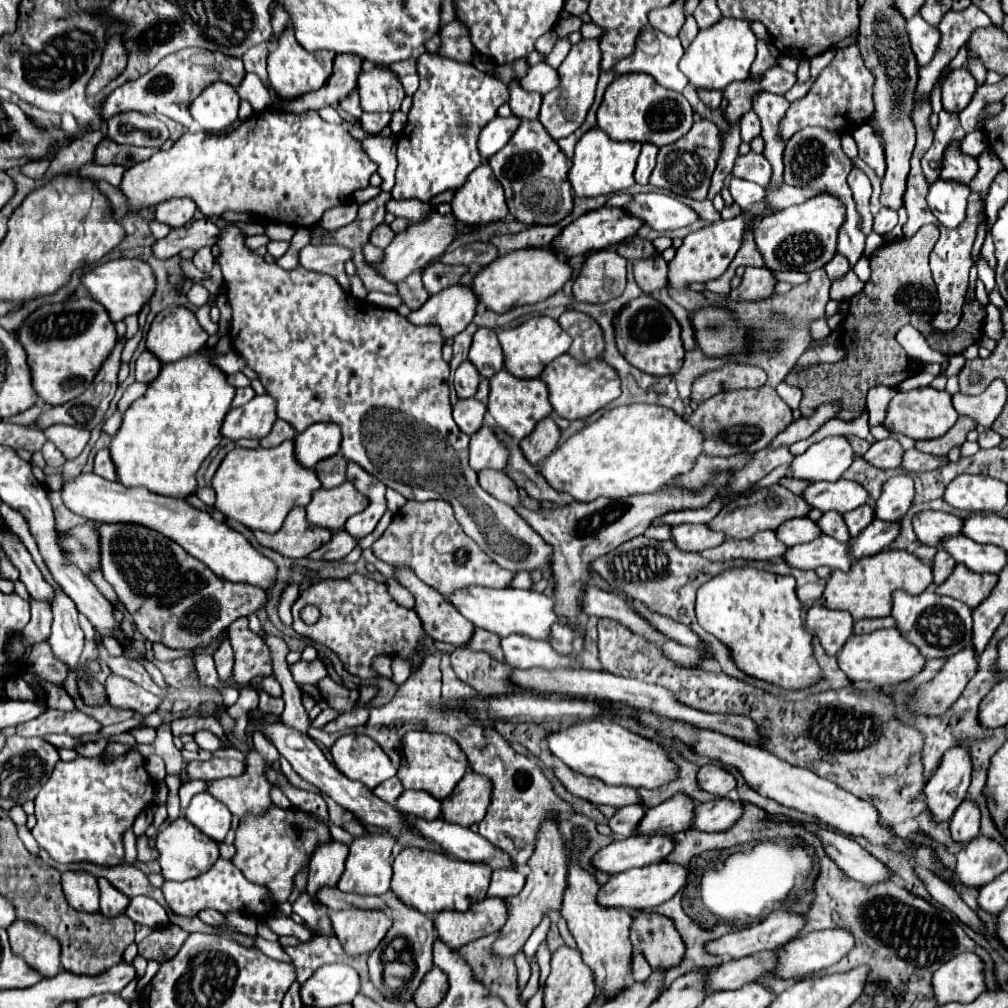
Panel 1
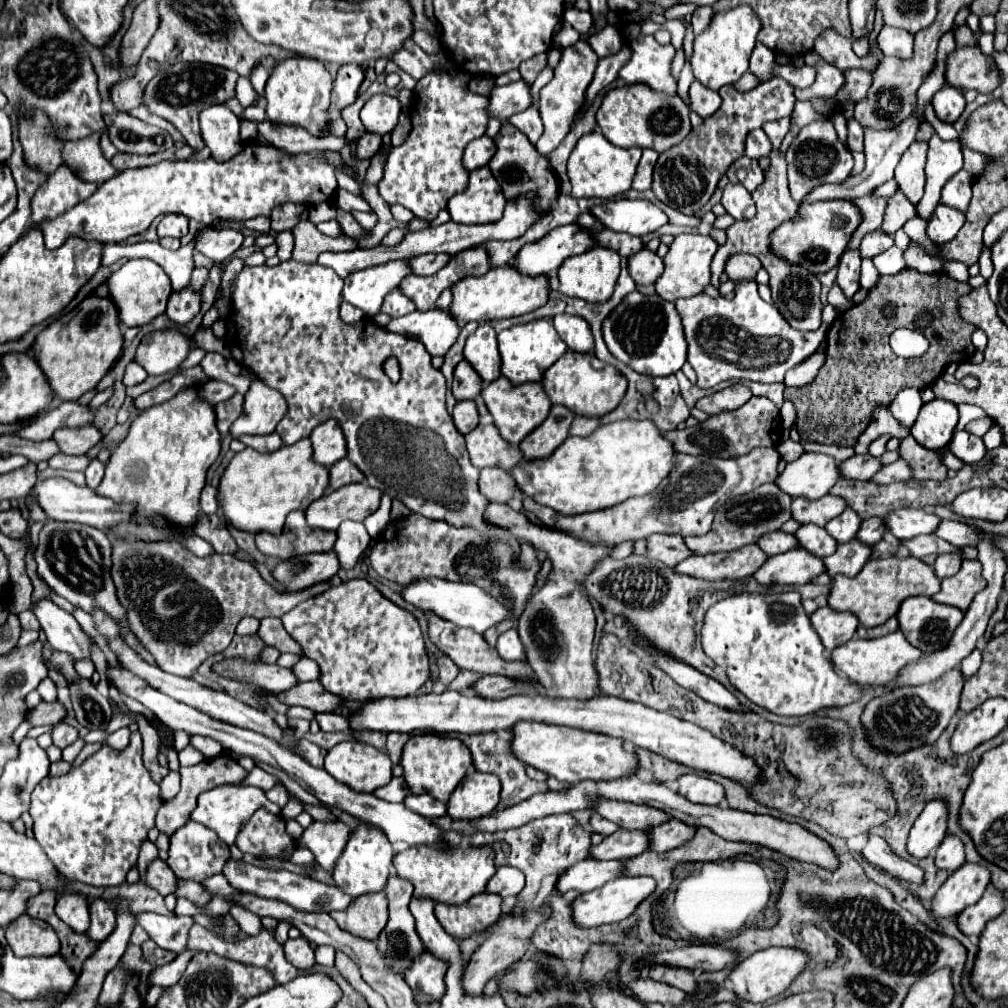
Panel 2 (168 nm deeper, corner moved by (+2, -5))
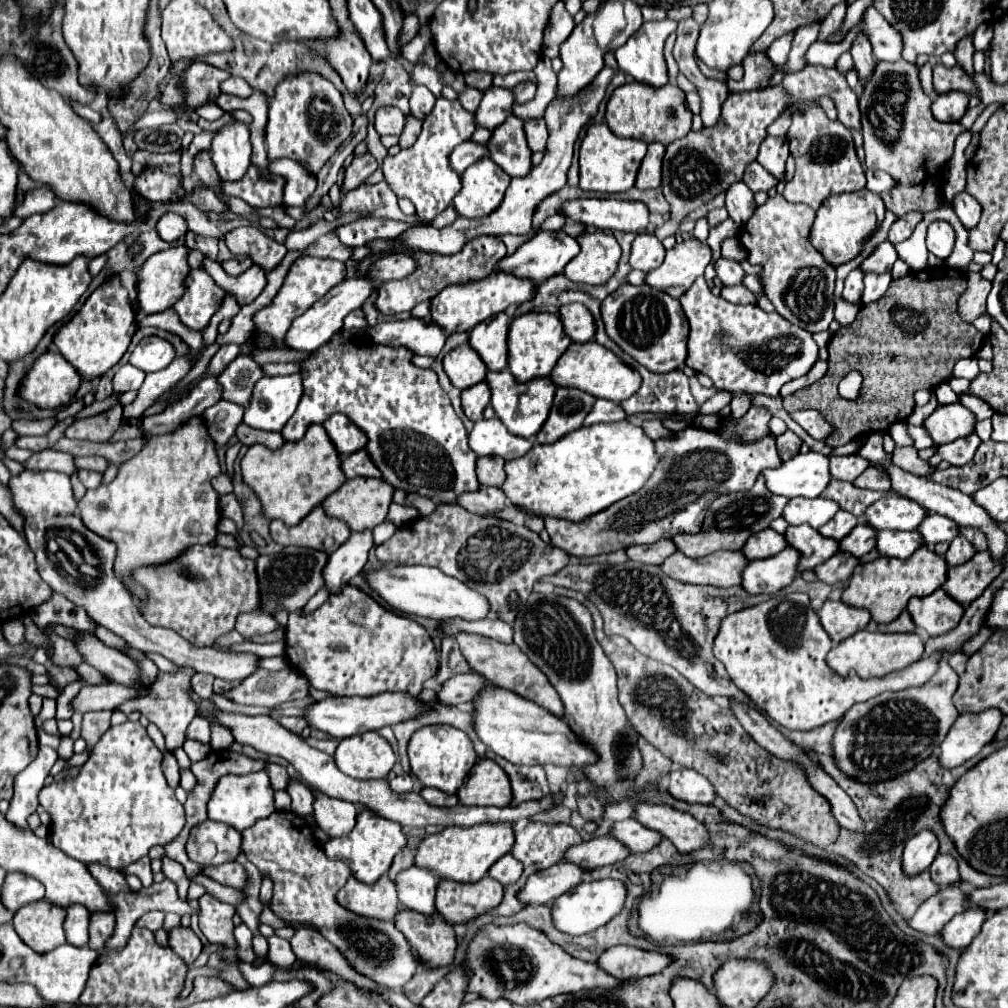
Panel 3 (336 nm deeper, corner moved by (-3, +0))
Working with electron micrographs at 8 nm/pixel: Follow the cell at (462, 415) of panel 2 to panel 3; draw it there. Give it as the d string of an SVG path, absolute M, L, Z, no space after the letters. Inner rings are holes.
M479 382L477 386L471 386L461 392L461 406L463 406L465 416L471 422L477 422L483 416L483 410L489 402L489 396L491 396L491 392L485 382Z

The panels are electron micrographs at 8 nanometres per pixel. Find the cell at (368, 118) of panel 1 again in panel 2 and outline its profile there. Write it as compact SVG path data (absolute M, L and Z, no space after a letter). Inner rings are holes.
M364 133L356 145L356 157L358 159L370 159L380 149L380 145L382 145L382 139L378 135Z

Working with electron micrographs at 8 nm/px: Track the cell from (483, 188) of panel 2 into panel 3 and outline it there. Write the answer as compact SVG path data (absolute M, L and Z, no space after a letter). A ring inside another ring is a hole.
M481 158L469 166L463 174L463 188L453 198L453 206L459 216L483 218L495 212L505 196L511 178L489 158Z

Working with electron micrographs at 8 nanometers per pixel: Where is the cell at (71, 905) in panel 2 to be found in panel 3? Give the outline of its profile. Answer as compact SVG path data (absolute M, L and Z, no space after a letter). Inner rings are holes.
M67 906L65 908L65 934L67 942L73 946L85 946L89 938L89 910L83 906Z

